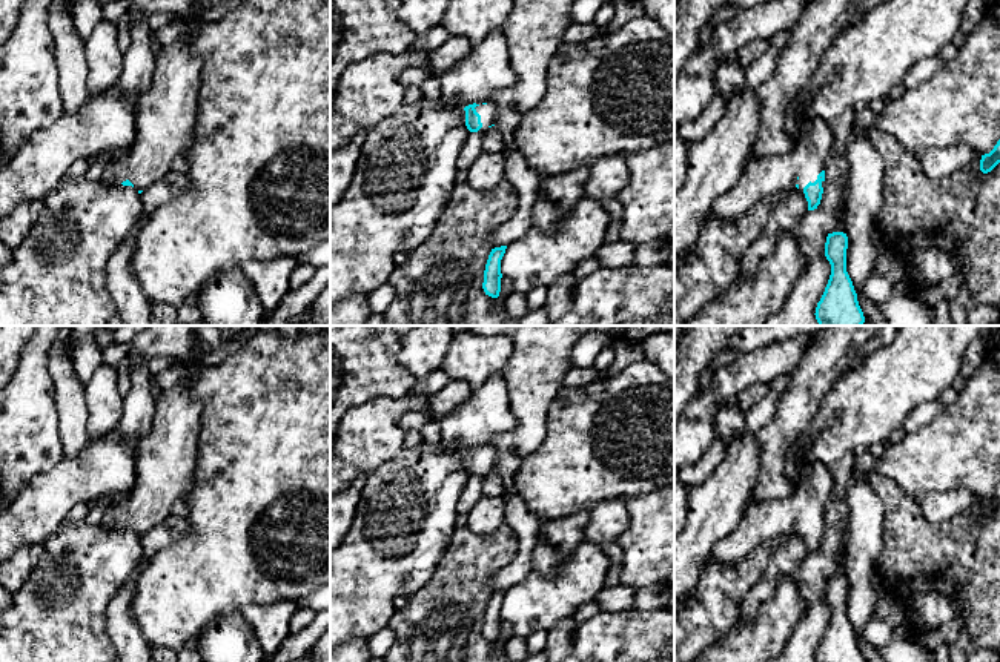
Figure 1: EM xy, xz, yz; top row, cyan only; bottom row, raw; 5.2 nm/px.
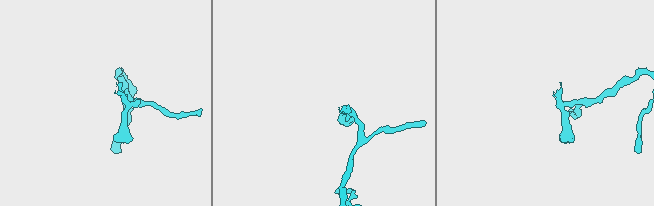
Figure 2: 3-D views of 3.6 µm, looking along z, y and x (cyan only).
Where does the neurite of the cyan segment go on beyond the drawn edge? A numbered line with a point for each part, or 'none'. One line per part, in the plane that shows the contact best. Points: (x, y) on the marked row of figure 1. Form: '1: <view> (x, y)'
1: xz (486, 69)

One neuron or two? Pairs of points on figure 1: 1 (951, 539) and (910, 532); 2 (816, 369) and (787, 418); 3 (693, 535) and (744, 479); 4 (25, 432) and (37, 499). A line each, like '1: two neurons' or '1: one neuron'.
1: one neuron
2: one neuron
3: one neuron
4: two neurons

